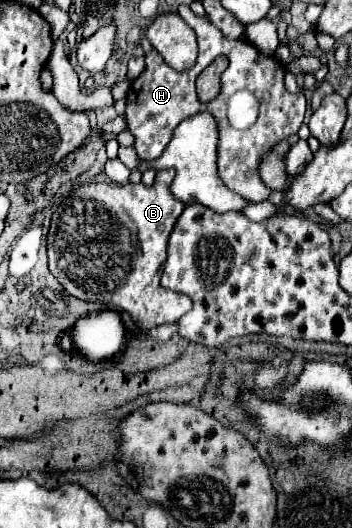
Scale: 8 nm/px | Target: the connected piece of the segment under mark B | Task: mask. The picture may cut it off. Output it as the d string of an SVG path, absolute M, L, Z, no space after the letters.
M173 169L157 171L155 181L149 187L143 183L81 185L57 207L47 235L49 271L69 295L83 301L117 305L125 309L141 329L153 329L165 323L175 323L177 319L181 319L181 315L185 315L185 311L189 311L191 301L185 295L163 289L159 283L167 259L169 233L173 231L175 221L185 209L185 203L175 199L169 191L173 175Z

